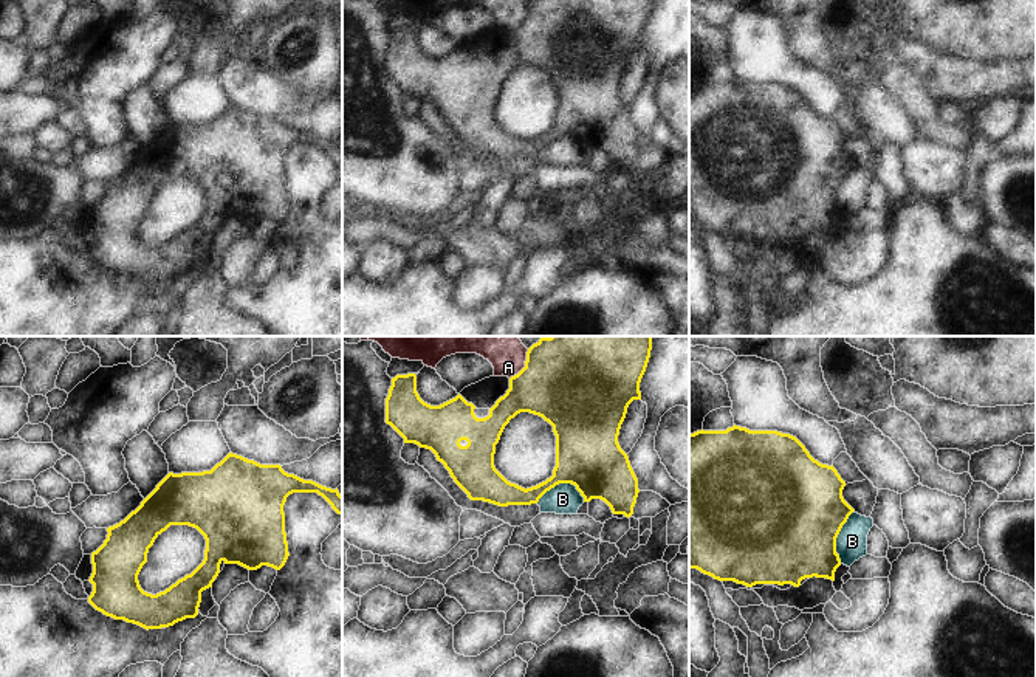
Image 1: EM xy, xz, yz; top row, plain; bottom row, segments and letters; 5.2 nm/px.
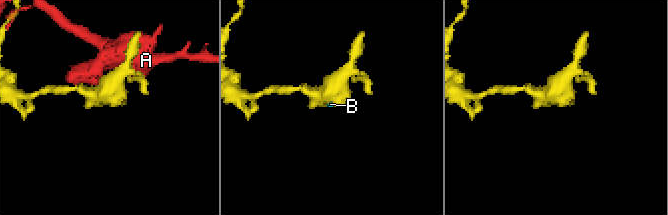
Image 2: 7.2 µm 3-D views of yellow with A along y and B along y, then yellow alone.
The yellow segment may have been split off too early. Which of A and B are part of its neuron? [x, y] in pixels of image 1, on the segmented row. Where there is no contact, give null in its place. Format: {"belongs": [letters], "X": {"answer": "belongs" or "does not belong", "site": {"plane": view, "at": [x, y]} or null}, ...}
{"belongs": [], "A": {"answer": "does not belong", "site": {"plane": "xz", "at": [525, 364]}}, "B": {"answer": "does not belong", "site": {"plane": "xz", "at": [561, 482]}}}

